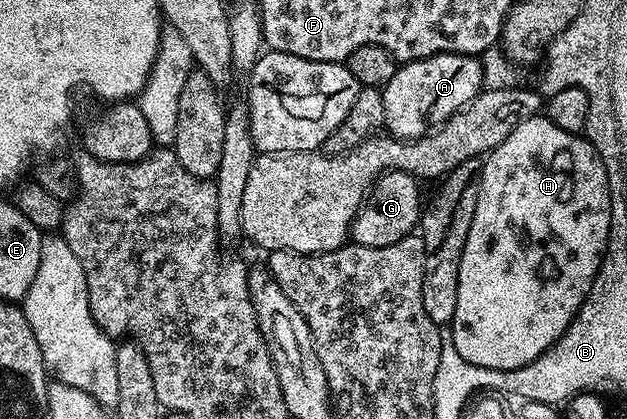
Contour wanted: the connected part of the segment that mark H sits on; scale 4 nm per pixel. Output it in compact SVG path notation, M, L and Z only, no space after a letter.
M542 114L521 121L483 159L477 209L461 253L457 309L450 321L453 345L465 362L494 371L532 363L575 320L611 240L611 194L605 165L582 134L565 133Z

